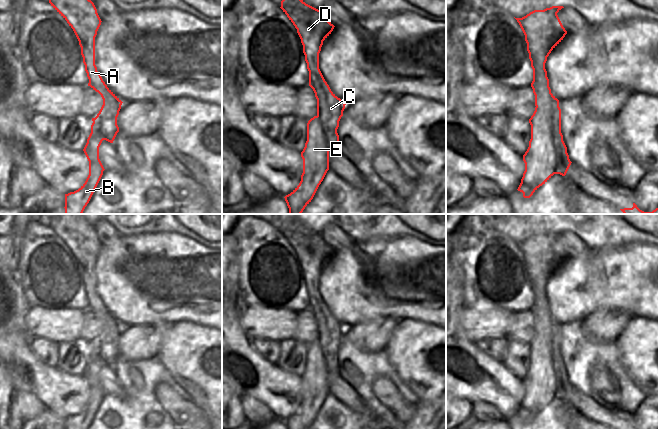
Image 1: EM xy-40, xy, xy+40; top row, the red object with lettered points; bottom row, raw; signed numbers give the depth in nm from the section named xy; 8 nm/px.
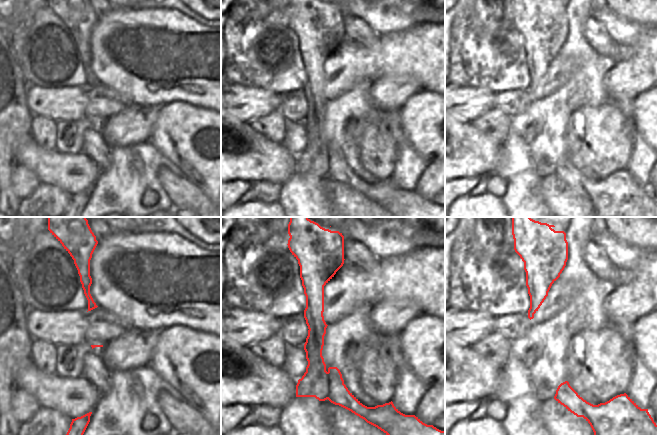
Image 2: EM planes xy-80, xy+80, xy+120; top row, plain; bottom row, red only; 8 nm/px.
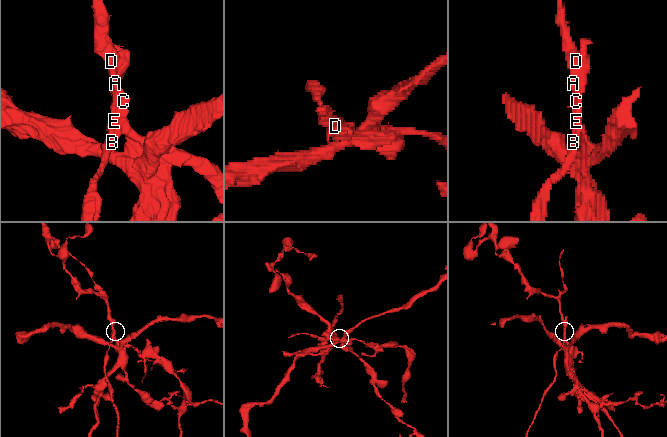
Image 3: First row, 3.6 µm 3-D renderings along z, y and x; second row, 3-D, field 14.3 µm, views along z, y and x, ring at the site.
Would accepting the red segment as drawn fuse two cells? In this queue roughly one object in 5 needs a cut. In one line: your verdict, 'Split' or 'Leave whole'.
Split

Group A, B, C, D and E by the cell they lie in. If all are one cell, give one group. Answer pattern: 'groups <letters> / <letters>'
groups A C D / B E

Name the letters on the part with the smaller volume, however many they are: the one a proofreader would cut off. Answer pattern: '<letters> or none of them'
B, E

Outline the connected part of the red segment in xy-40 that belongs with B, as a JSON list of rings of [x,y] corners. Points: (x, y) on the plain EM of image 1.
[[[92,342],[91,357],[83,373],[89,385],[89,399],[85,407],[76,415],[65,418],[65,429],[87,429],[105,394],[99,383],[99,371],[103,361],[96,342]]]

